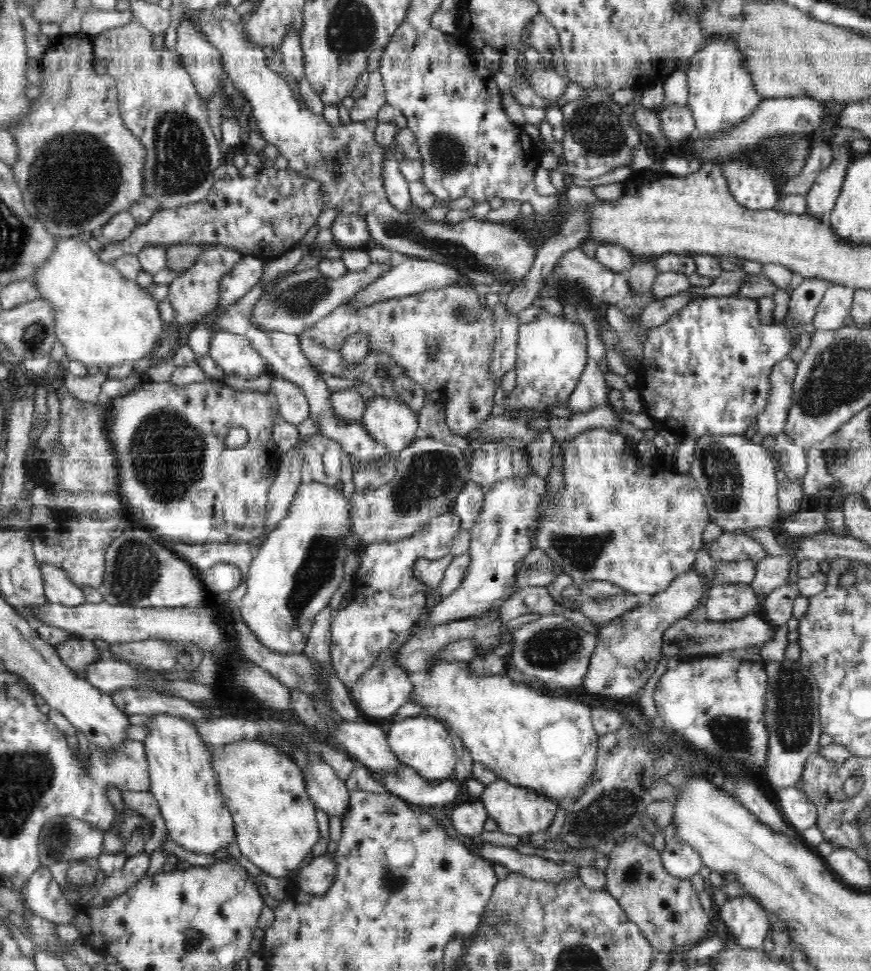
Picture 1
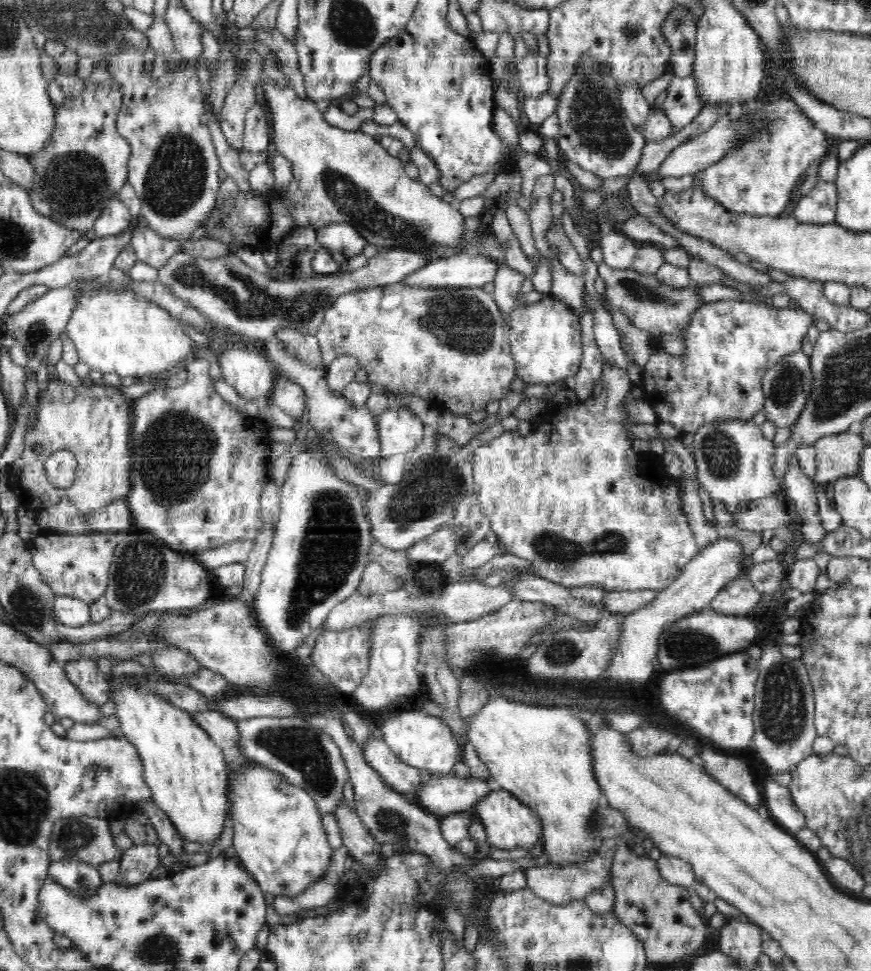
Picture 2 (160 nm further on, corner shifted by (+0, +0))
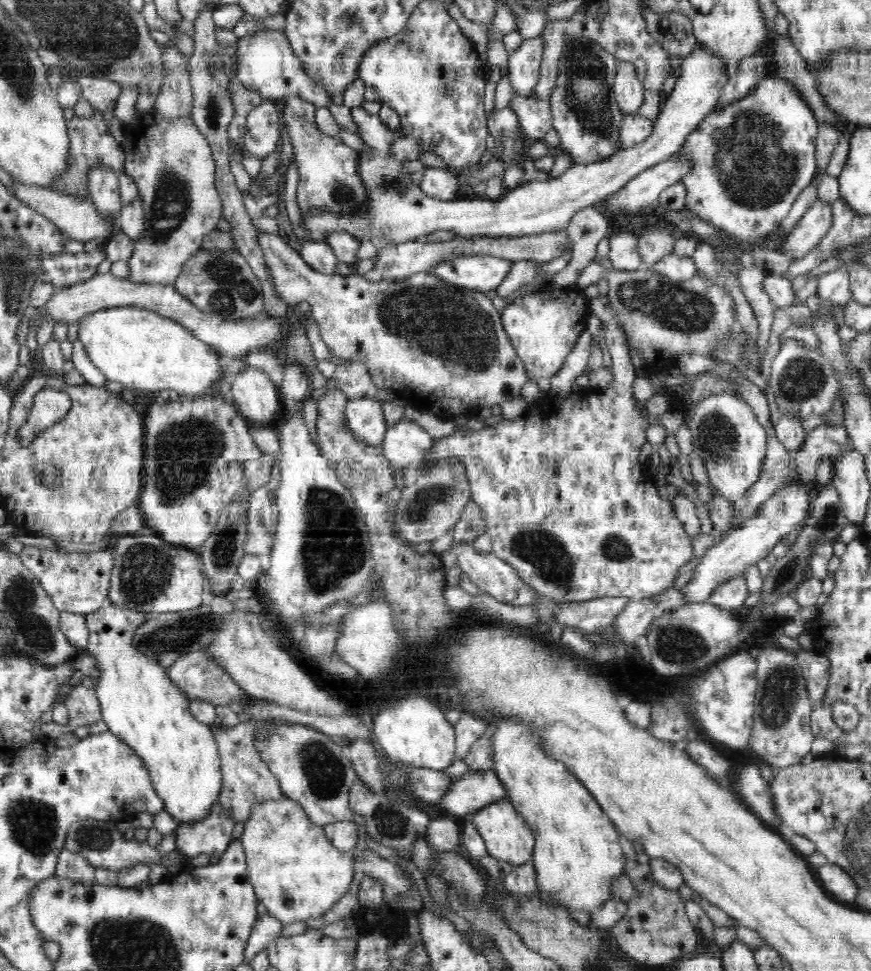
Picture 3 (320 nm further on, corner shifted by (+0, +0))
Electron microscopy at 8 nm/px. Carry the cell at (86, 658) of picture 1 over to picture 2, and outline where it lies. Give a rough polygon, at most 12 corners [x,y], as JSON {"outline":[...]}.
{"outline":[[97,660],[66,663],[70,682],[86,702],[102,706],[111,700],[110,683]]}

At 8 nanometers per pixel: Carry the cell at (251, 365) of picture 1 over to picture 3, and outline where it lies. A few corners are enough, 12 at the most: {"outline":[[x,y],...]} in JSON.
{"outline":[[263,370],[234,376],[235,408],[251,425],[273,425],[283,407]]}

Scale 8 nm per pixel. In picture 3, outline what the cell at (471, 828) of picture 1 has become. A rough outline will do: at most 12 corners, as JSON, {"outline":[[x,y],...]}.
{"outline":[[433,819],[425,841],[433,854],[456,850],[461,839],[455,819]]}

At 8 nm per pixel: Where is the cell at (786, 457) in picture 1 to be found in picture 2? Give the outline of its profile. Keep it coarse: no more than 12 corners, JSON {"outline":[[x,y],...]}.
{"outline":[[795,455],[783,482],[798,511],[797,540],[818,549],[827,536],[818,513],[816,483]]}

